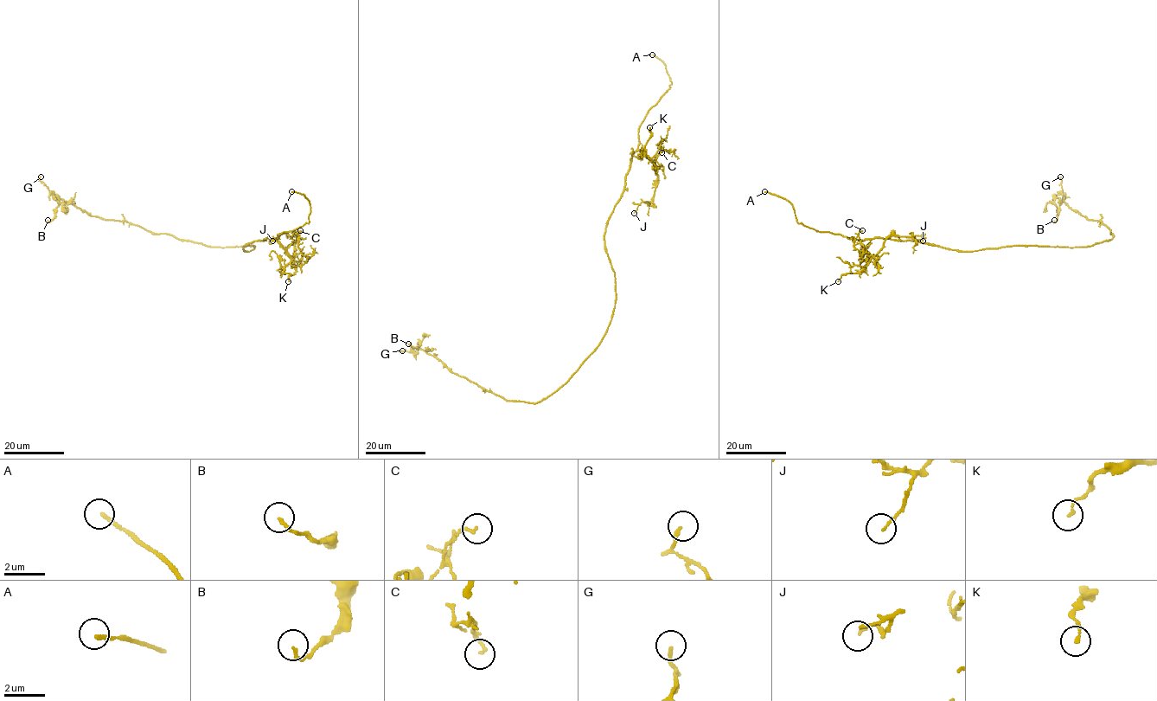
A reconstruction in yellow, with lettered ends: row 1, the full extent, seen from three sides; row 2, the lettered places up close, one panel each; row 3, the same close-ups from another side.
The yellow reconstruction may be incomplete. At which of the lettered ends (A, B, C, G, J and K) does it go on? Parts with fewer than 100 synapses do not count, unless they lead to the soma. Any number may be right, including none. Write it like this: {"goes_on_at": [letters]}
{"goes_on_at": ["A"]}

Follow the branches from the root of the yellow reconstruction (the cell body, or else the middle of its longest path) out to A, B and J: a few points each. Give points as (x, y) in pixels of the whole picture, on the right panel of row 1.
A: (1018, 246), (959, 251), (912, 241), (856, 240), (828, 231), (817, 231), (797, 221), (789, 202), (764, 191)
B: (1018, 246), (1087, 247), (1113, 236), (1101, 221), (1089, 220), (1057, 198), (1054, 201), (1057, 219), (1054, 220)
J: (1018, 246), (959, 251), (882, 238), (866, 238), (861, 246), (874, 255), (891, 236), (911, 233), (923, 241)

